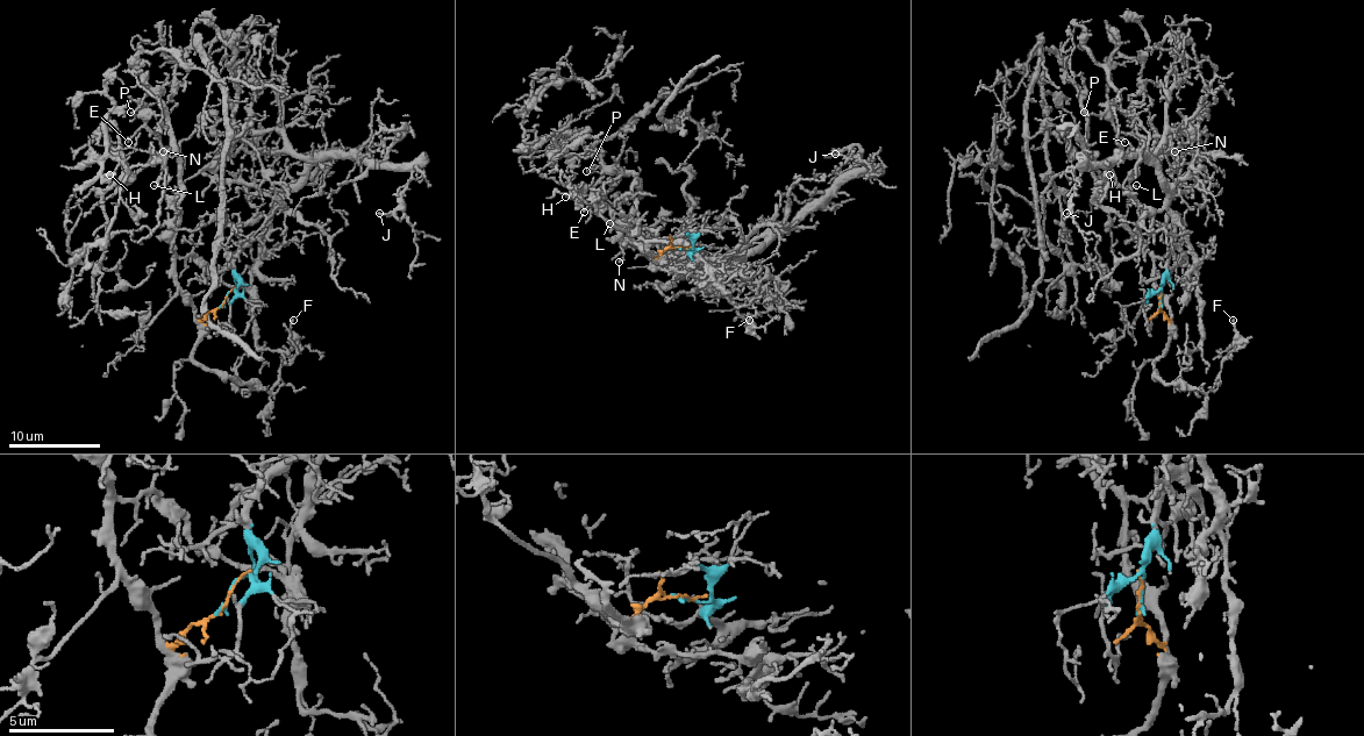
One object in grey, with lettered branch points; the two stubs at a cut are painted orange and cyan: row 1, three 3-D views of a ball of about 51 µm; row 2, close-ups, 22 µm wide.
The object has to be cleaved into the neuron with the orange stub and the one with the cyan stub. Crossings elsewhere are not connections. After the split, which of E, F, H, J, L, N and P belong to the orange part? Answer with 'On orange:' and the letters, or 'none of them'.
On orange: E, F, H, L, N, P

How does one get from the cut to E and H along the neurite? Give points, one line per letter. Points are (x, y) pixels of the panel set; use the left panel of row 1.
E: (225, 299), (199, 320), (176, 280), (178, 179), (171, 124), (164, 115), (152, 115), (128, 142)
H: (225, 299), (199, 320), (176, 280), (176, 154), (152, 156), (121, 184), (109, 174)

